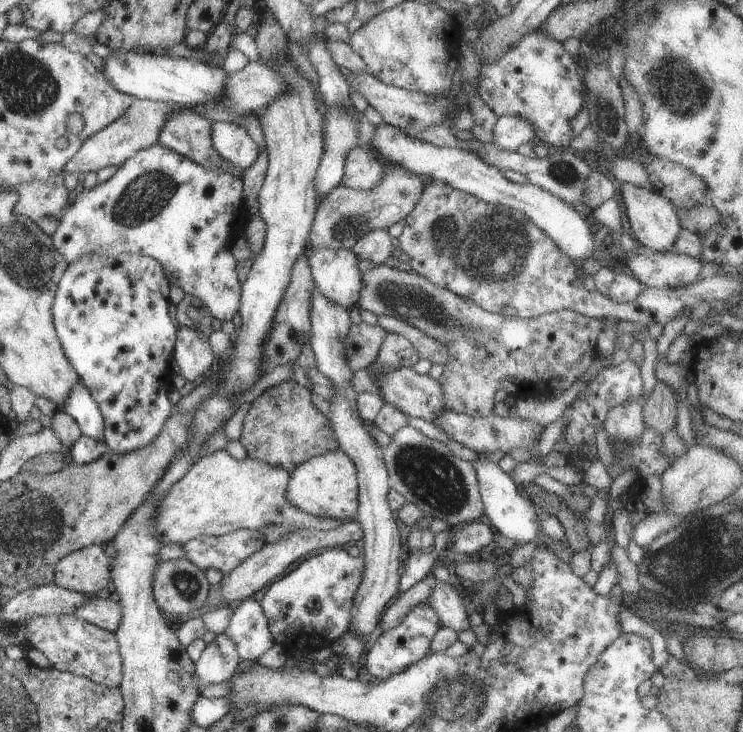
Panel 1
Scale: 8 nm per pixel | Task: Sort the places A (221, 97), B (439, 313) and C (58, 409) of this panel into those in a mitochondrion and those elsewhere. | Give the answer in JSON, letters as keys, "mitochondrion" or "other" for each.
{"A":"other","B":"mitochondrion","C":"other"}

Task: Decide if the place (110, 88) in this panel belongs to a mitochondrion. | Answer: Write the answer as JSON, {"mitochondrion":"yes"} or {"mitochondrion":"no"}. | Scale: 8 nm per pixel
{"mitochondrion":"no"}

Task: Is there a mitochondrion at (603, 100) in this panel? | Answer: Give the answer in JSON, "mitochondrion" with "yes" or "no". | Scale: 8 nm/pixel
{"mitochondrion":"yes"}

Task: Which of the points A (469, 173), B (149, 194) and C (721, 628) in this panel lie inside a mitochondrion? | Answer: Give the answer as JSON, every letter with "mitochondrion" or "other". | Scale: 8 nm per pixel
{"A":"other","B":"mitochondrion","C":"other"}

